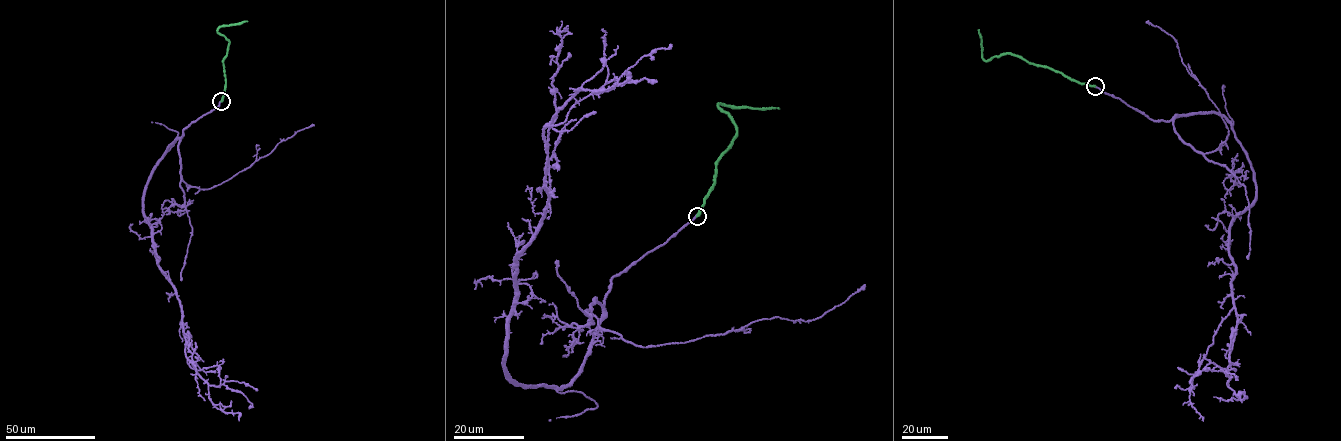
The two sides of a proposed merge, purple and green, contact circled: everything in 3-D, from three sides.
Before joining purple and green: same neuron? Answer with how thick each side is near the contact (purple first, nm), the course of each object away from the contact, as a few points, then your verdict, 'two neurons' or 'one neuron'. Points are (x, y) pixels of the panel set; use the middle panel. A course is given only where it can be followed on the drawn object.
300 nm thick on the purple side, 480 nm on the other; purple runs (697, 215), (613, 278), (571, 384), (511, 379), (514, 258), (549, 198), (542, 129), (580, 90), (672, 44); green runs (697, 215), (714, 183), (716, 161), (736, 132), (732, 116), (719, 104), (779, 109); two neurons

